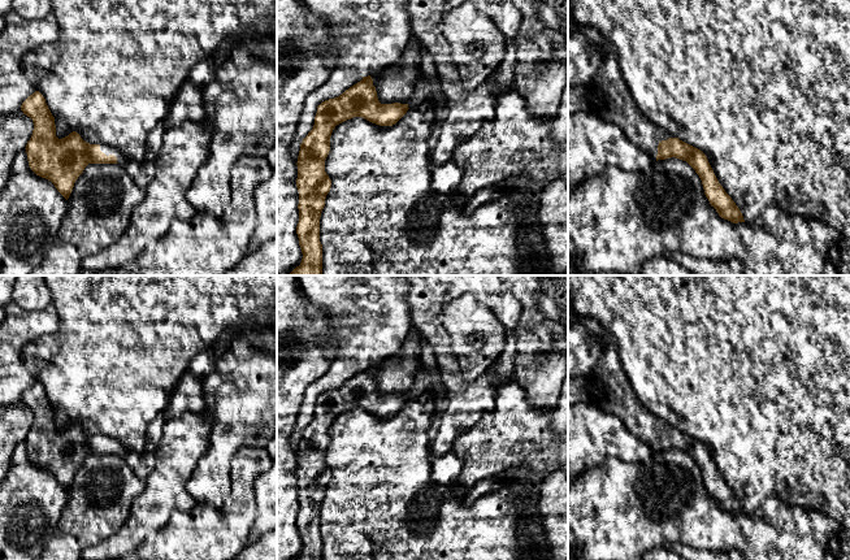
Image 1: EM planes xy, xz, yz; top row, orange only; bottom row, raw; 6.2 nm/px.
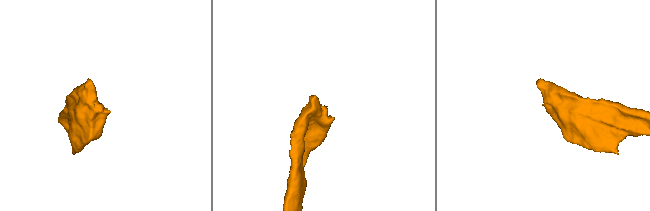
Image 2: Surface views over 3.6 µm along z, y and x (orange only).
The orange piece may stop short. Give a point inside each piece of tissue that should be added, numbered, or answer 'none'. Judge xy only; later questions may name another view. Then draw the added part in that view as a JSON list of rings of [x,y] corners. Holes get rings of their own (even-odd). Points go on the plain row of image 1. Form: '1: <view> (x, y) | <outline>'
1: xy (121, 451) | [[[99,435],[100,442],[105,444],[107,447],[114,446],[117,448],[117,455],[125,457],[126,455],[130,453],[129,450],[126,450],[118,440],[109,438],[107,435]]]

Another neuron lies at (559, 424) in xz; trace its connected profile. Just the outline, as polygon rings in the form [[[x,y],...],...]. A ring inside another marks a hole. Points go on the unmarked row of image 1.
[[[568,375],[561,386],[558,407],[552,412],[550,433],[556,435],[568,434]]]

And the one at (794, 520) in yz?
[[[676,448],[658,451],[647,463],[624,463],[608,457],[602,465],[585,470],[568,487],[568,551],[577,551],[581,560],[642,560],[649,551],[663,547],[665,542],[712,552],[736,548],[743,560],[837,560],[829,542],[838,542],[842,531],[837,518],[820,511],[786,505],[777,498],[766,503],[762,515],[724,511],[706,489],[695,461]]]

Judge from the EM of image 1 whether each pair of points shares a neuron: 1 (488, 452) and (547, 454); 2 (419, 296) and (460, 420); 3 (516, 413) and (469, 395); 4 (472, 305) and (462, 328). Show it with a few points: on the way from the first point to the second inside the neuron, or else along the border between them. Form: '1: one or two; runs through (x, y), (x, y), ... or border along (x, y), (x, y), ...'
1: one; runs through (503, 438), (533, 438)
2: one; runs through (468, 289), (510, 315), (510, 350), (493, 370)
3: two; border along (494, 395), (491, 407), (472, 426)
4: one; runs through (468, 311), (462, 322)

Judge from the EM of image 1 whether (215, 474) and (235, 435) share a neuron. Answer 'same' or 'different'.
same

